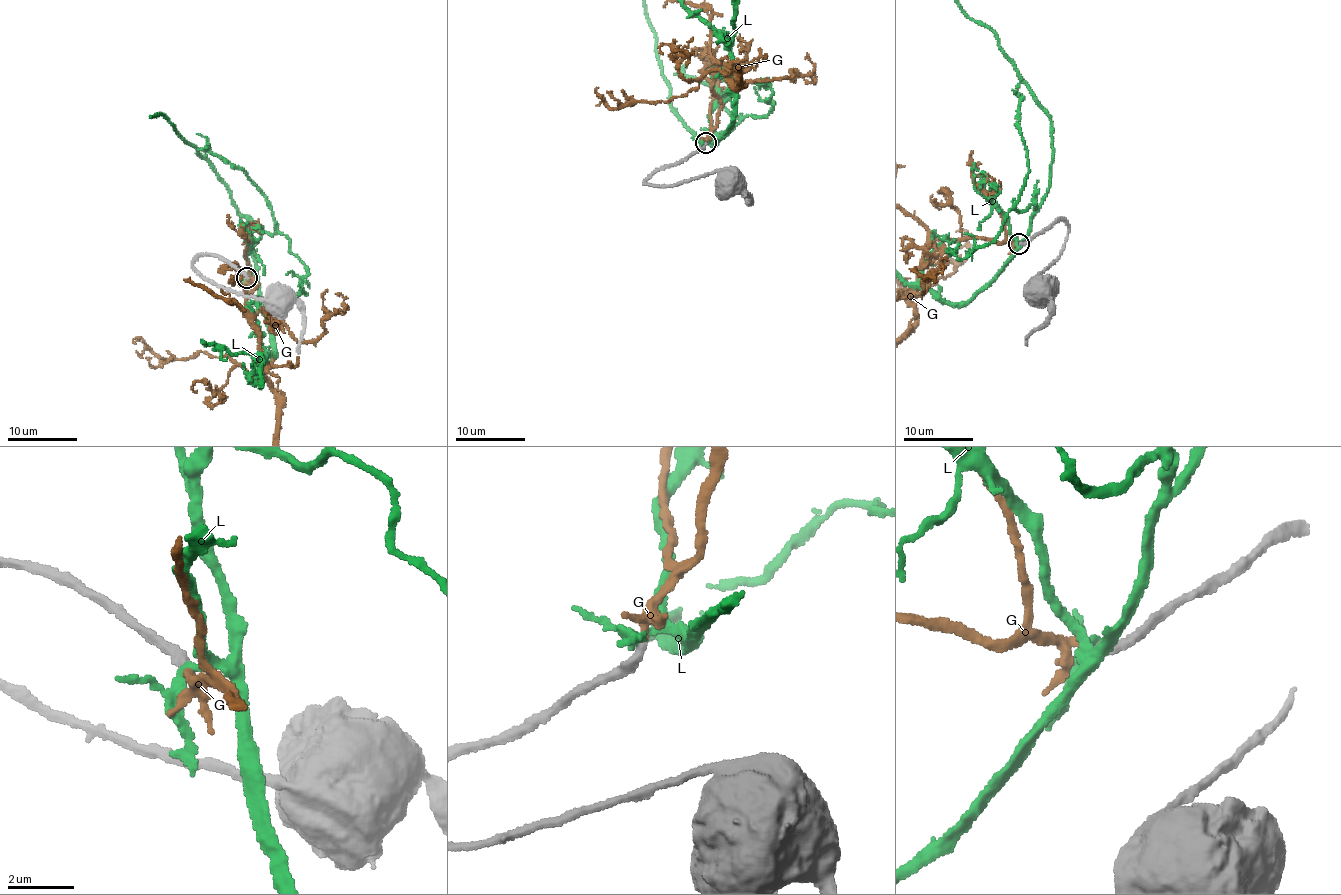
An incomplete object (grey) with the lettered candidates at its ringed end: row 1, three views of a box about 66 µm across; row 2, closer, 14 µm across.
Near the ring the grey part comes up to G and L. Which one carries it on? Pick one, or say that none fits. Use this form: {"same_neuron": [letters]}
{"same_neuron": ["G"]}

